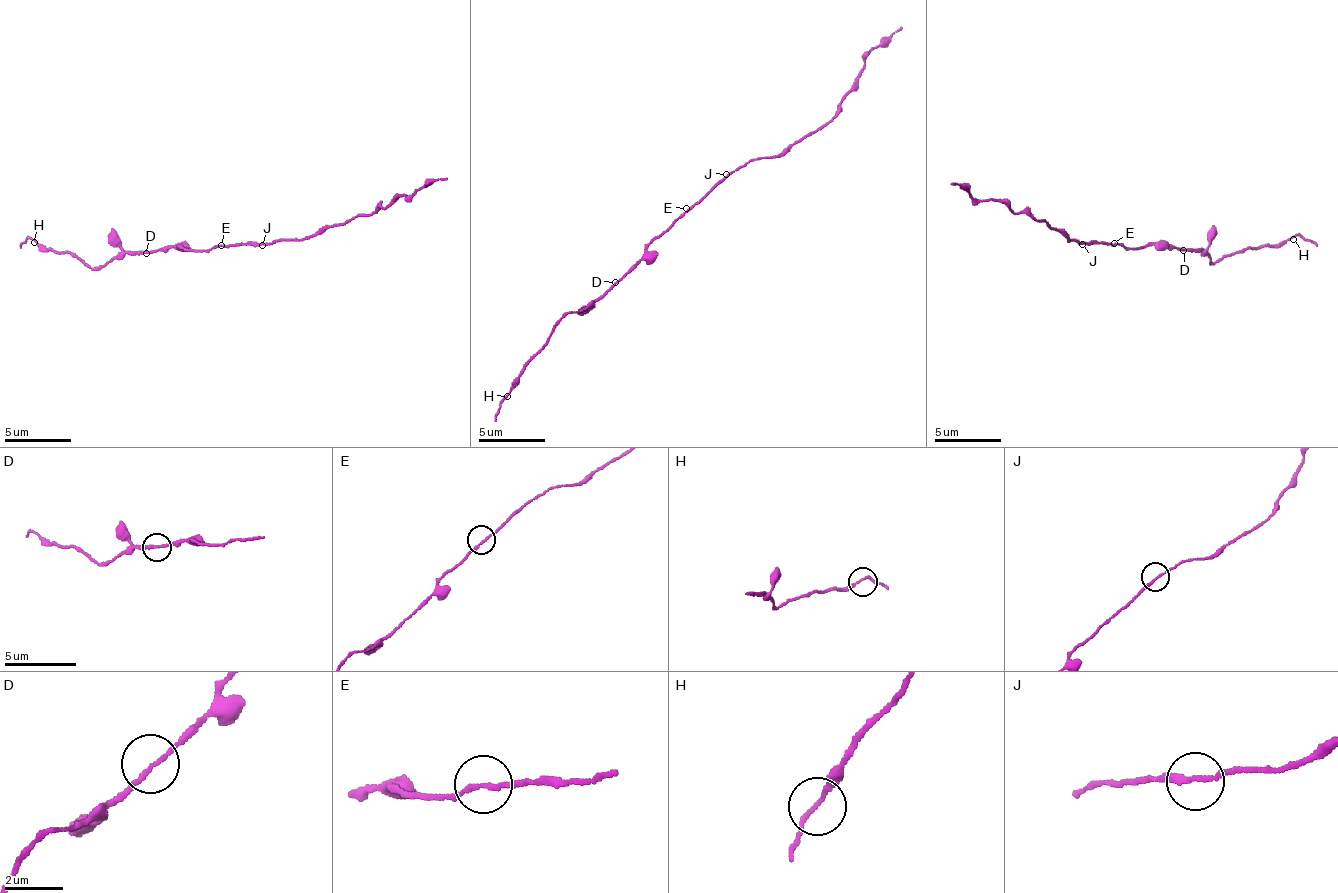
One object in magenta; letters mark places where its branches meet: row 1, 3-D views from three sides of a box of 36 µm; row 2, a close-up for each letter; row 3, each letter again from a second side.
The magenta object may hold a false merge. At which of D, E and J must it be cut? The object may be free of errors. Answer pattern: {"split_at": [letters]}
{"split_at": []}

